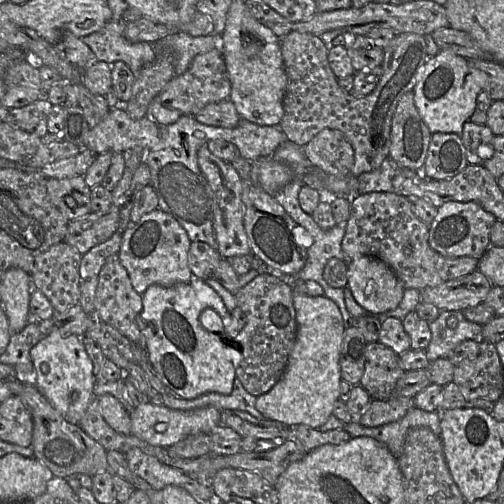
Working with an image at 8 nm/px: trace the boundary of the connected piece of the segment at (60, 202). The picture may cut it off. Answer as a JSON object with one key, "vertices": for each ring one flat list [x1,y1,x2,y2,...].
{"vertices":[[83,175,62,179,49,178,46,188,52,204,68,221,91,213,91,188,86,184]]}

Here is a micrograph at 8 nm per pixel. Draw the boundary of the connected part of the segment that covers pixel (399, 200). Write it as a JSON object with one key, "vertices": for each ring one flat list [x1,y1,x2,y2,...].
{"vertices":[[370,192,356,194,350,200,350,216,341,244,348,263,360,255,379,258,393,270,405,289,419,291,463,277,477,269,477,258,448,258,431,248,428,241,429,226,414,214,409,198,395,192]]}

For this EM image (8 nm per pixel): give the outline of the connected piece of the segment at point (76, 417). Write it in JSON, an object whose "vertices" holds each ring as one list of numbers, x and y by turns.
{"vertices":[[52,329,30,350,33,363,33,384,52,407,68,422,78,425,94,396,96,378,93,364,85,351,81,337,62,335]]}

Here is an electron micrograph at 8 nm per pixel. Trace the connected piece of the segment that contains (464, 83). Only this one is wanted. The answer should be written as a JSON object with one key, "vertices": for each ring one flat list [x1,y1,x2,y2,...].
{"vertices":[[440,50,426,62,413,89,415,105,432,134,454,133,461,137,463,126,474,113,477,96,484,85,484,74,469,66,466,58,449,50]]}

